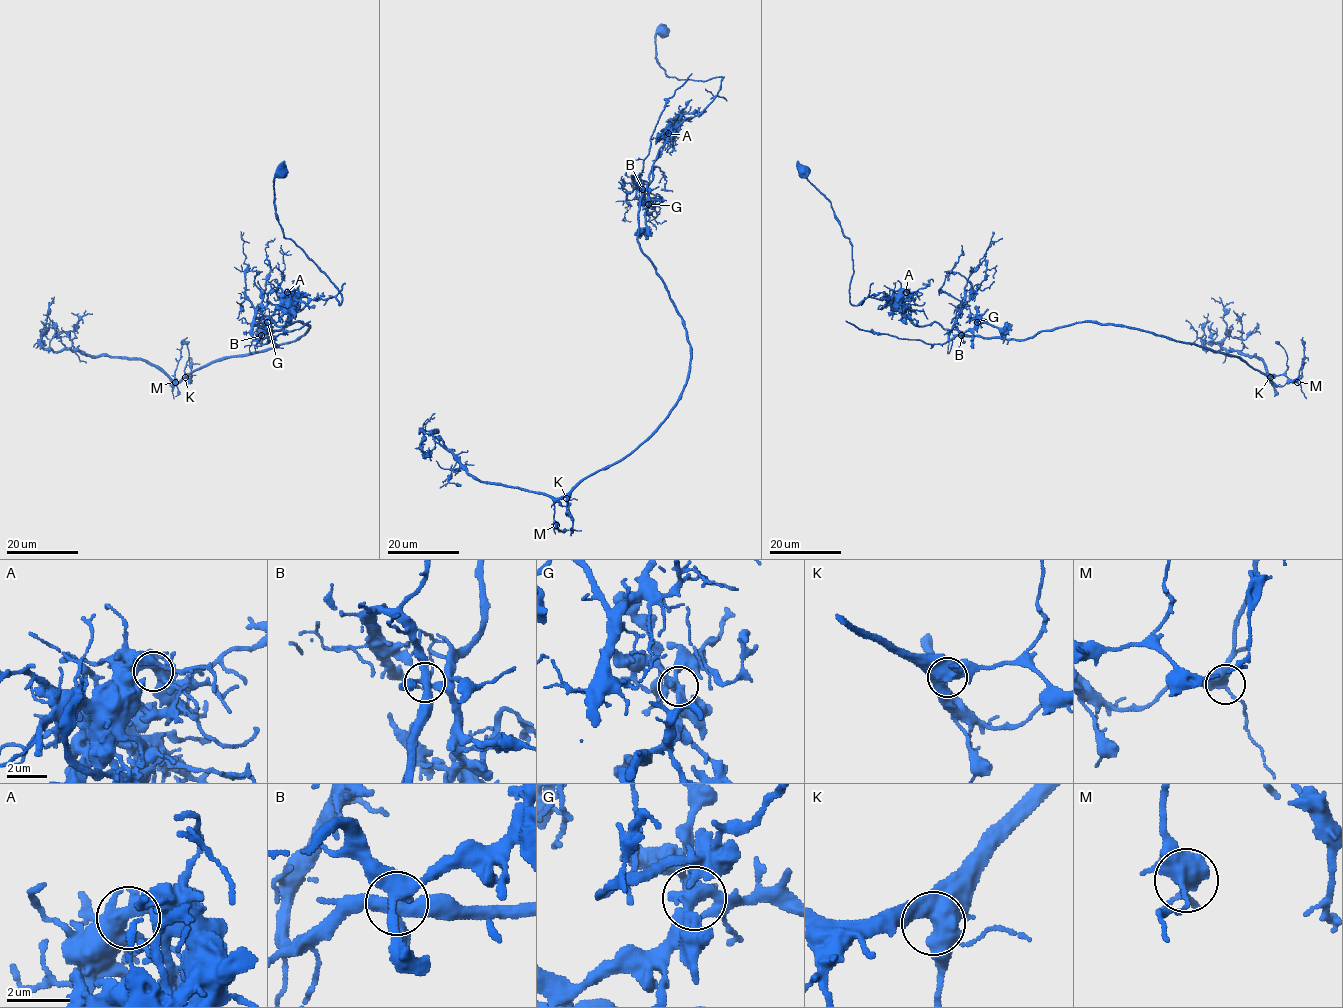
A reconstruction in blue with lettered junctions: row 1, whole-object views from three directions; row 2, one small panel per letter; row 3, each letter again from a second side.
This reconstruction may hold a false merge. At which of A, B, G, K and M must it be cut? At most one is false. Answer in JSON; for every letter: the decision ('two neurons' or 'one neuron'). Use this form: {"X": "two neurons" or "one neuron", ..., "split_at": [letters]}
{"A": "one neuron", "B": "two neurons", "G": "one neuron", "K": "one neuron", "M": "one neuron", "split_at": ["B"]}

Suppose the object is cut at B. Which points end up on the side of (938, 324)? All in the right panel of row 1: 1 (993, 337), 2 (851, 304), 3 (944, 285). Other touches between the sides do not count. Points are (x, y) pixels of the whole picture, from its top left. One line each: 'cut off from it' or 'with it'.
1: cut off from it
2: with it
3: cut off from it

